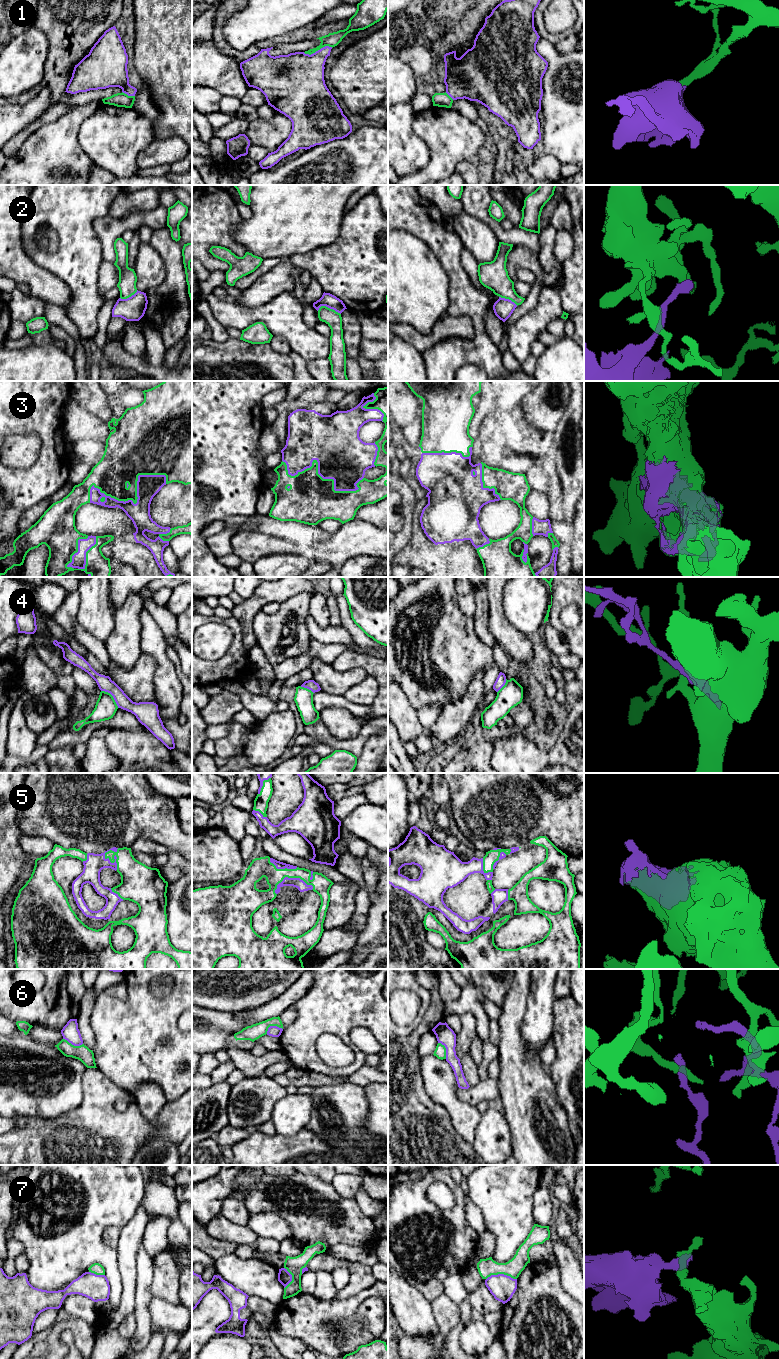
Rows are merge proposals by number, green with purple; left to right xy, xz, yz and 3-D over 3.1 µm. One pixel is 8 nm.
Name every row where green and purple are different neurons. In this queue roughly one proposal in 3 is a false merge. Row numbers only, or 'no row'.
1, 2, 4, 6, 7

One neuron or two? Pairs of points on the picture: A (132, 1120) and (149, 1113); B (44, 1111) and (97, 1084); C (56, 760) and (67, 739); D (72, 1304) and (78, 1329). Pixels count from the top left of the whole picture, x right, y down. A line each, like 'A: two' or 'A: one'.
A: two
B: two
C: two
D: two

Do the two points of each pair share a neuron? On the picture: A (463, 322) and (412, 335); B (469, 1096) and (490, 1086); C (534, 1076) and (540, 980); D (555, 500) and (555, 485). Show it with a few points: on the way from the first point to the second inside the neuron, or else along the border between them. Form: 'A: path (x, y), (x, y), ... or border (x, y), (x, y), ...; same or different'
A: path (450, 327), (443, 329), (433, 338), (425, 338); same
B: path (474, 1095), (485, 1090); same
C: border (522, 1038), (525, 1056), (529, 1060), (538, 1058); different
D: path (555, 496), (555, 489); same

